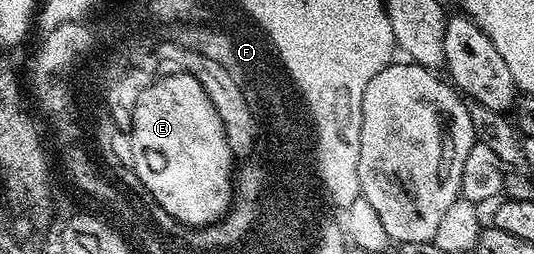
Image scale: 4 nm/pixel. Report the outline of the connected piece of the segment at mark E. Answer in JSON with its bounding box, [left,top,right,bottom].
[137,69,234,227]

